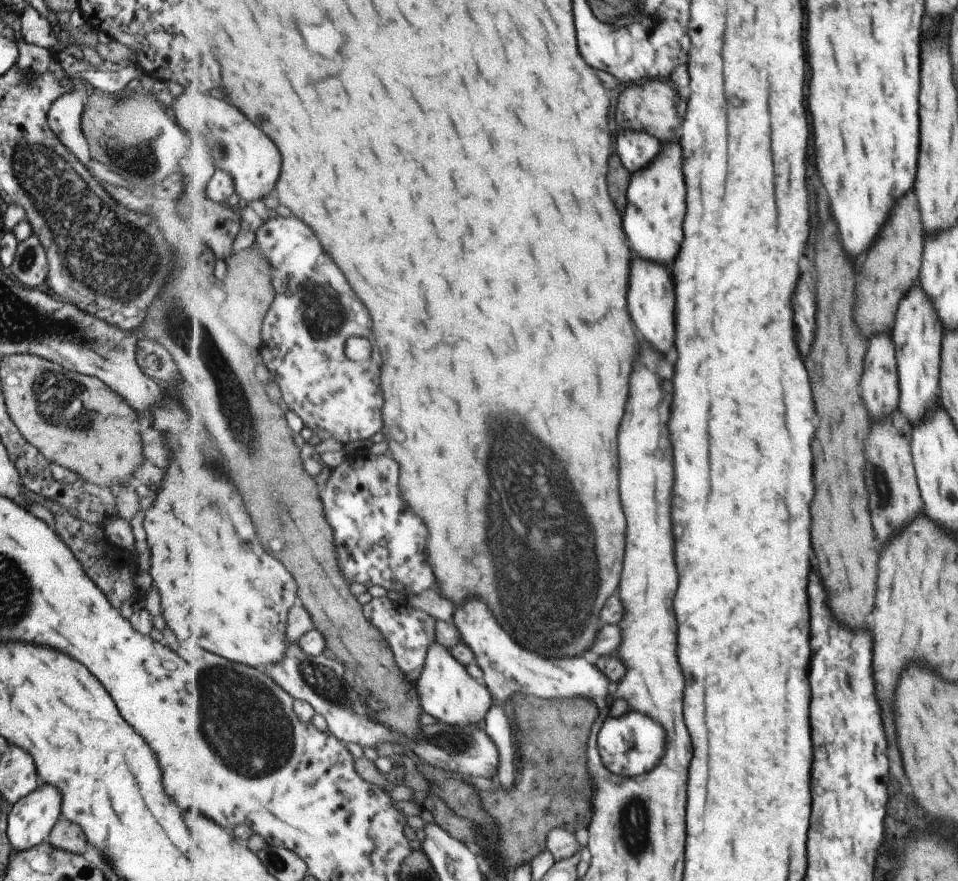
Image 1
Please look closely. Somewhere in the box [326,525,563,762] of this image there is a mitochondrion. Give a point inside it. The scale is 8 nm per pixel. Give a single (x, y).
(460, 743)

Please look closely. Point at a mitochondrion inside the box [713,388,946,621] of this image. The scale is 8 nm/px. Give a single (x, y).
(879, 480)

